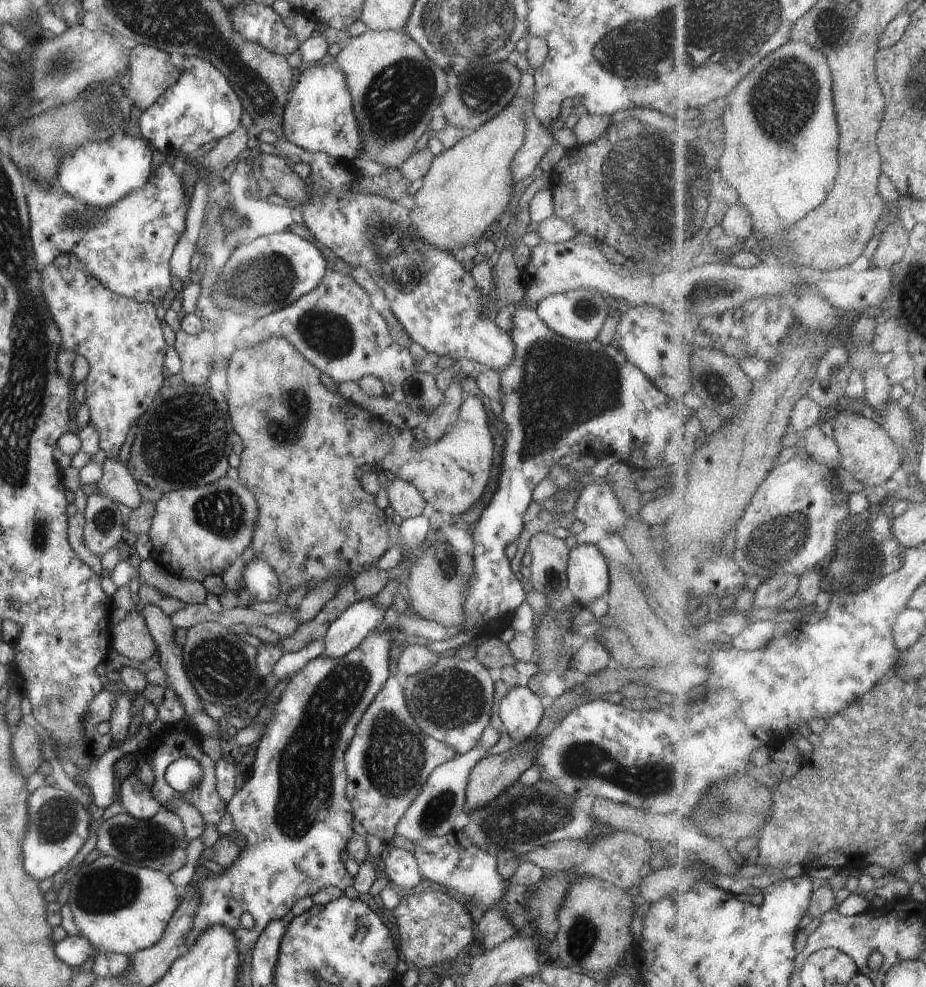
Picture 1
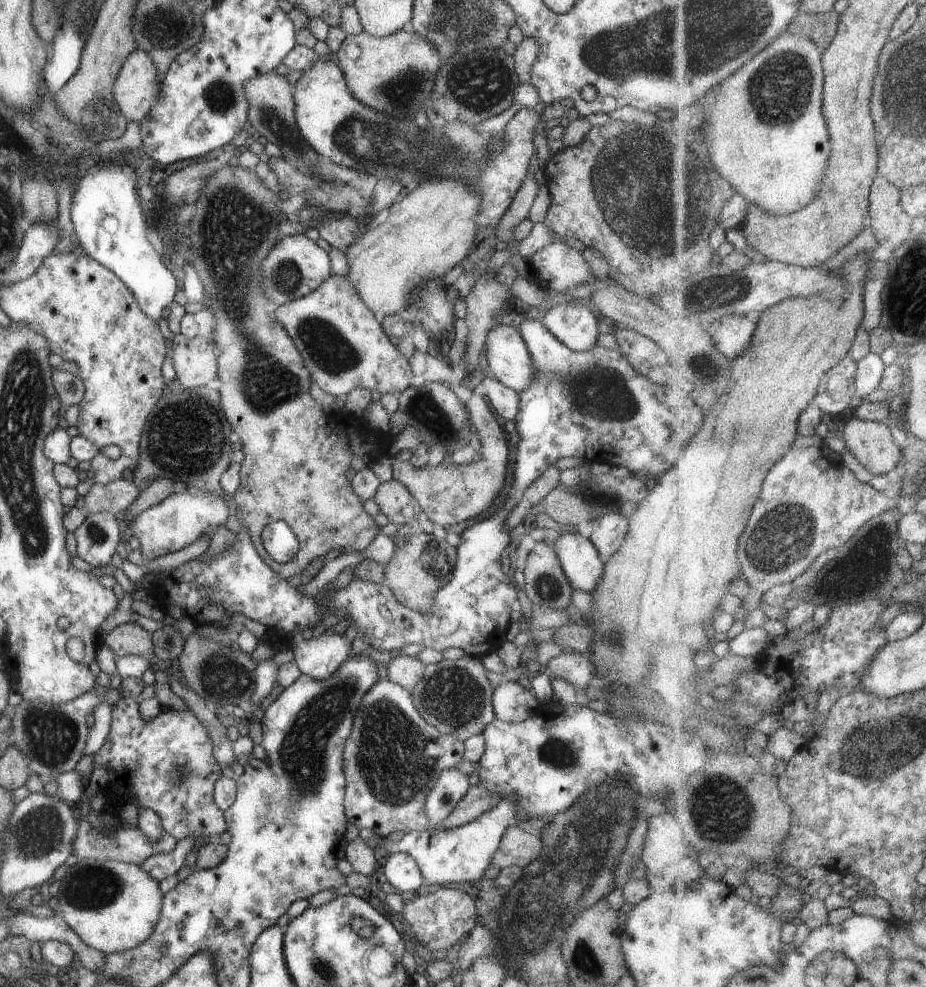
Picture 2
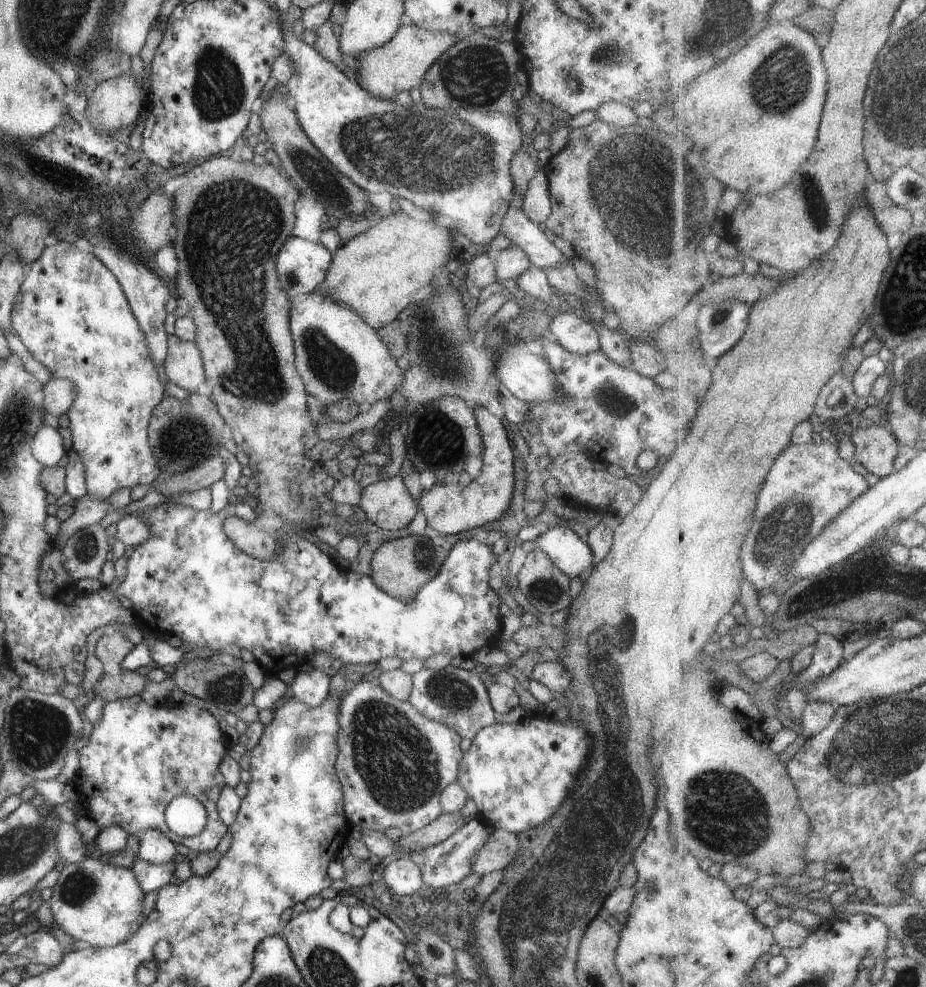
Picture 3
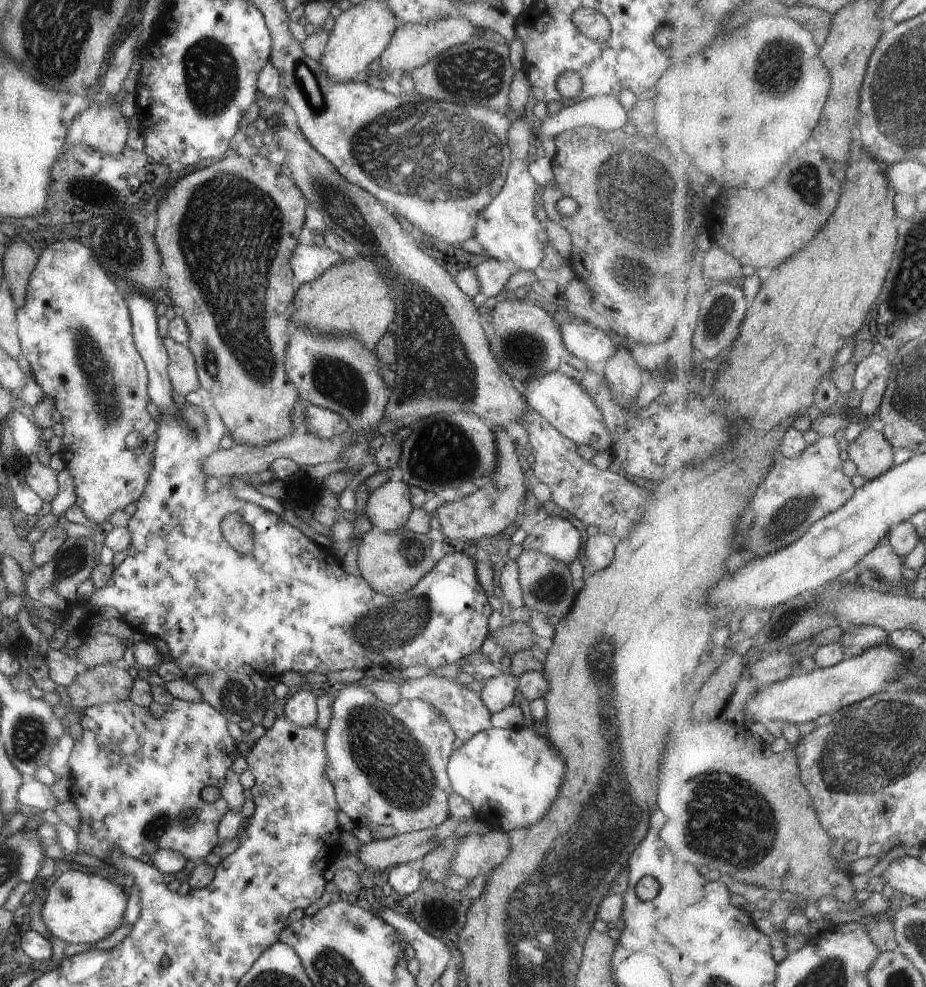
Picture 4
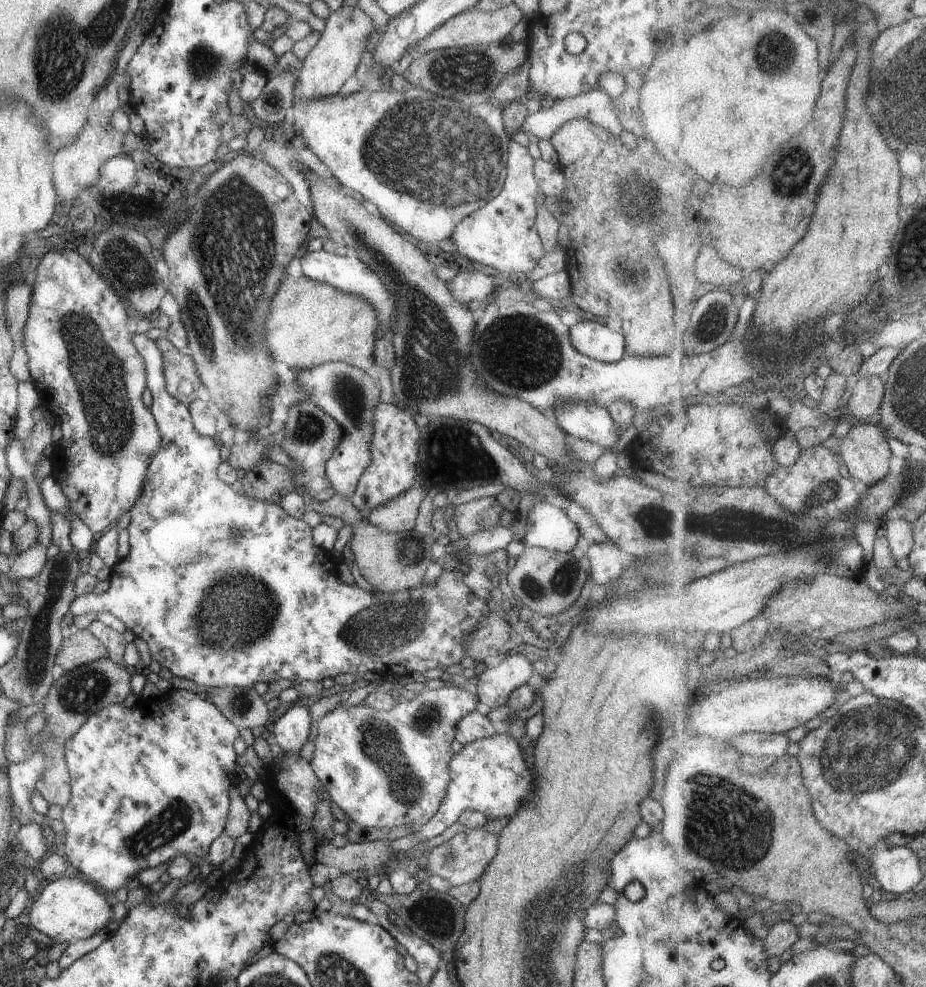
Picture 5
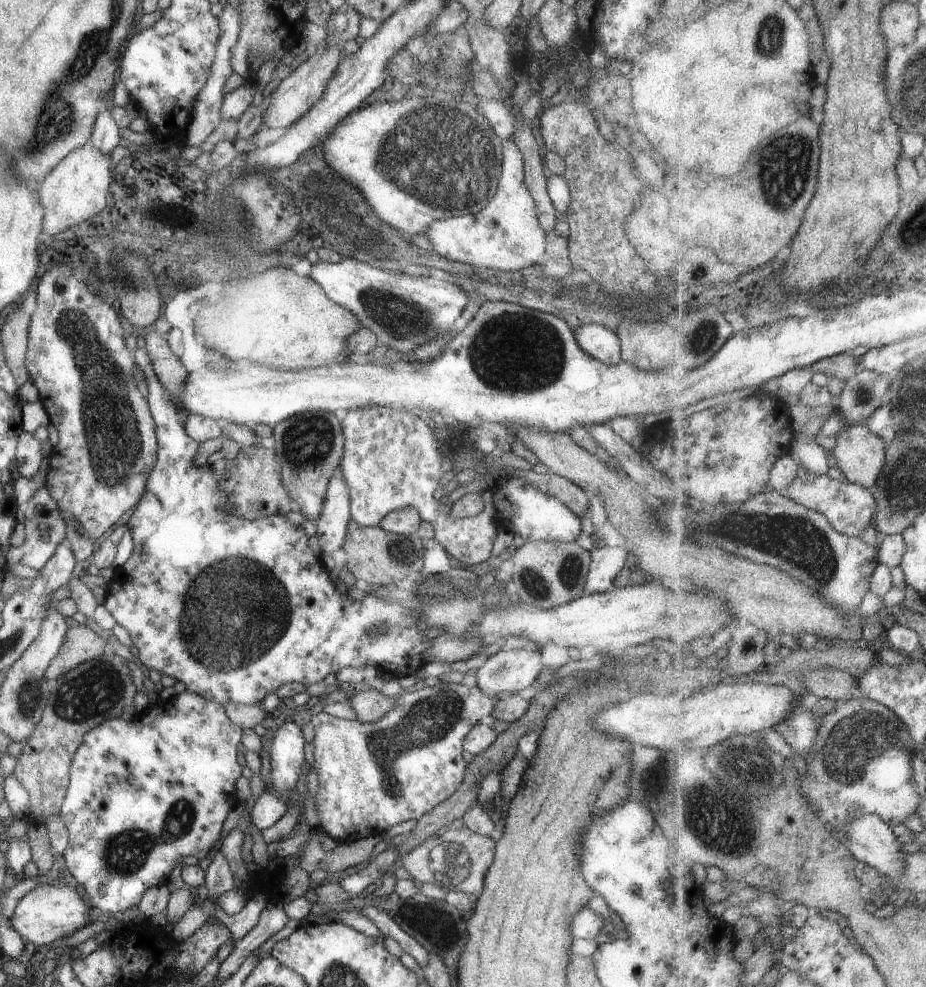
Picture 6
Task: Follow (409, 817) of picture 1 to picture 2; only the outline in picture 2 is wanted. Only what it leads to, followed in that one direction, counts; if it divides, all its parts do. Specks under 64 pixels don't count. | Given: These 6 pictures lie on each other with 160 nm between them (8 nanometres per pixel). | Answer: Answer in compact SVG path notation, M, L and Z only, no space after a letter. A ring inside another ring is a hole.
M457 768L443 770L435 780L435 786L428 798L425 798L423 812L429 820L427 829L433 831L453 811L457 802L465 796L469 786L469 778L461 774Z

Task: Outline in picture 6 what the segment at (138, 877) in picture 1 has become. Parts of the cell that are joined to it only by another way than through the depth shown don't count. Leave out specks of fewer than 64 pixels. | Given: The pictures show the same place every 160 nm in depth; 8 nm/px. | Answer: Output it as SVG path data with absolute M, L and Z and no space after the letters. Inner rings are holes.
M65 882L57 886L42 883L19 899L9 918L9 925L21 936L26 945L50 946L71 935L77 928L85 926L89 909L83 898Z

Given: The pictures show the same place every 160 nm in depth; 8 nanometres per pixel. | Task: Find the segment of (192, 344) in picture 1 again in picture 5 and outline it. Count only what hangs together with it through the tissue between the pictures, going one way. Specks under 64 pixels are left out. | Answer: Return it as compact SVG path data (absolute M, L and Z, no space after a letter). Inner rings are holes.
M165 336L154 341L162 354L167 392L188 406L192 400L200 397L196 393L200 382L193 359L186 351L177 350Z

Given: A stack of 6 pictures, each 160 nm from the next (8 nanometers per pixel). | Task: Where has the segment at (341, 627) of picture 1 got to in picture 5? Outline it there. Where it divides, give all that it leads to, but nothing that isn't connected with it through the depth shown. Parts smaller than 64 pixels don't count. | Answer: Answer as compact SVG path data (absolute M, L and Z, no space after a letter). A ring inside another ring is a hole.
M291 704L281 713L273 722L273 738L284 753L297 753L307 741L311 724L308 707Z

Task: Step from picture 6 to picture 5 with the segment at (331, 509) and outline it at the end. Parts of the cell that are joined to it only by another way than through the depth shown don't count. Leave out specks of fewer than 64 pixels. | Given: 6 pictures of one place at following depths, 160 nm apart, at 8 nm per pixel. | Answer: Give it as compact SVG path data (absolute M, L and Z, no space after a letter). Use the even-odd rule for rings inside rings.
M327 361L308 369L290 369L294 380L308 393L308 399L334 418L342 428L338 443L325 461L324 471L334 492L350 498L359 476L369 464L372 410L380 402L377 380L365 371L341 361Z

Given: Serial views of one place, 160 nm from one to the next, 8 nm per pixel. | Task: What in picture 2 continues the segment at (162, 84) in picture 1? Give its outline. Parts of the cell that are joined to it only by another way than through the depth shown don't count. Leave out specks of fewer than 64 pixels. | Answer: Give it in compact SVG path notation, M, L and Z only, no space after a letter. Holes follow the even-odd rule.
M134 49L125 58L109 92L126 121L141 121L156 102L157 72L147 53Z

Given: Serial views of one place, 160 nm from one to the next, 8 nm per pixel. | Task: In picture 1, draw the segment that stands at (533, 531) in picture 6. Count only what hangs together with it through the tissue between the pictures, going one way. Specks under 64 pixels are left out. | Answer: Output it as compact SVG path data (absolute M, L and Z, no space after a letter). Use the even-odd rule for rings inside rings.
M575 544L567 552L567 587L581 606L604 596L608 585L607 564L593 544Z

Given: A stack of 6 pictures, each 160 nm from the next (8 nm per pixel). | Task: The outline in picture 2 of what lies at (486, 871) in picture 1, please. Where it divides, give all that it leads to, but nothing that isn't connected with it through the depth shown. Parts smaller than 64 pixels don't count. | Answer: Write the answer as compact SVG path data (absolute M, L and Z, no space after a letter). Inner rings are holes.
M511 796L500 800L494 808L461 827L440 831L410 831L405 833L399 842L393 842L388 837L375 836L375 842L380 843L381 839L385 839L382 848L389 855L399 852L409 854L415 860L421 877L429 884L454 886L456 883L480 880L484 870L491 865L491 856L501 836L507 826L513 824L515 804L511 800Z

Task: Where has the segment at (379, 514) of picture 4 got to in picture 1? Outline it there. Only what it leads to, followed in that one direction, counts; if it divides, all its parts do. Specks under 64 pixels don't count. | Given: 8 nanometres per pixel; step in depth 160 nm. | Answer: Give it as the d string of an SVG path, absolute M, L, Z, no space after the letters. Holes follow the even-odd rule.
M398 477L385 482L385 496L388 506L401 520L420 516L426 504L413 484Z

